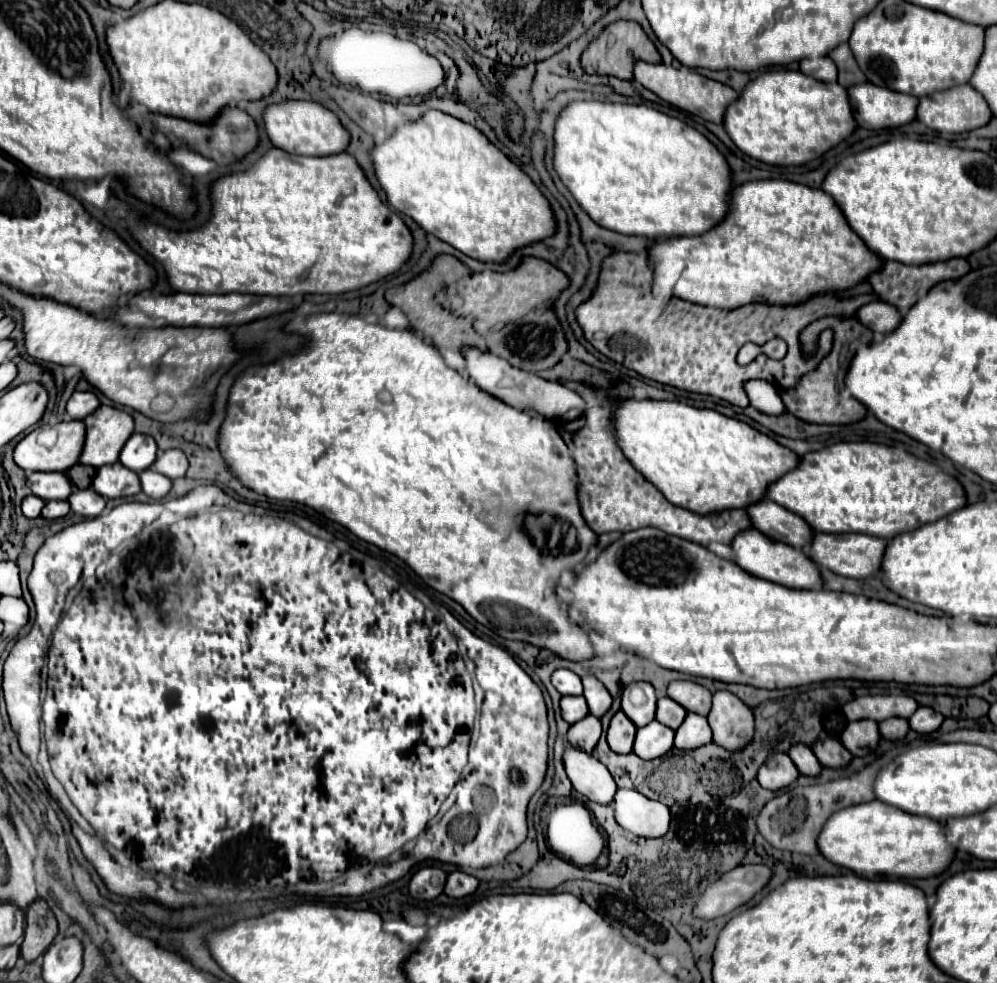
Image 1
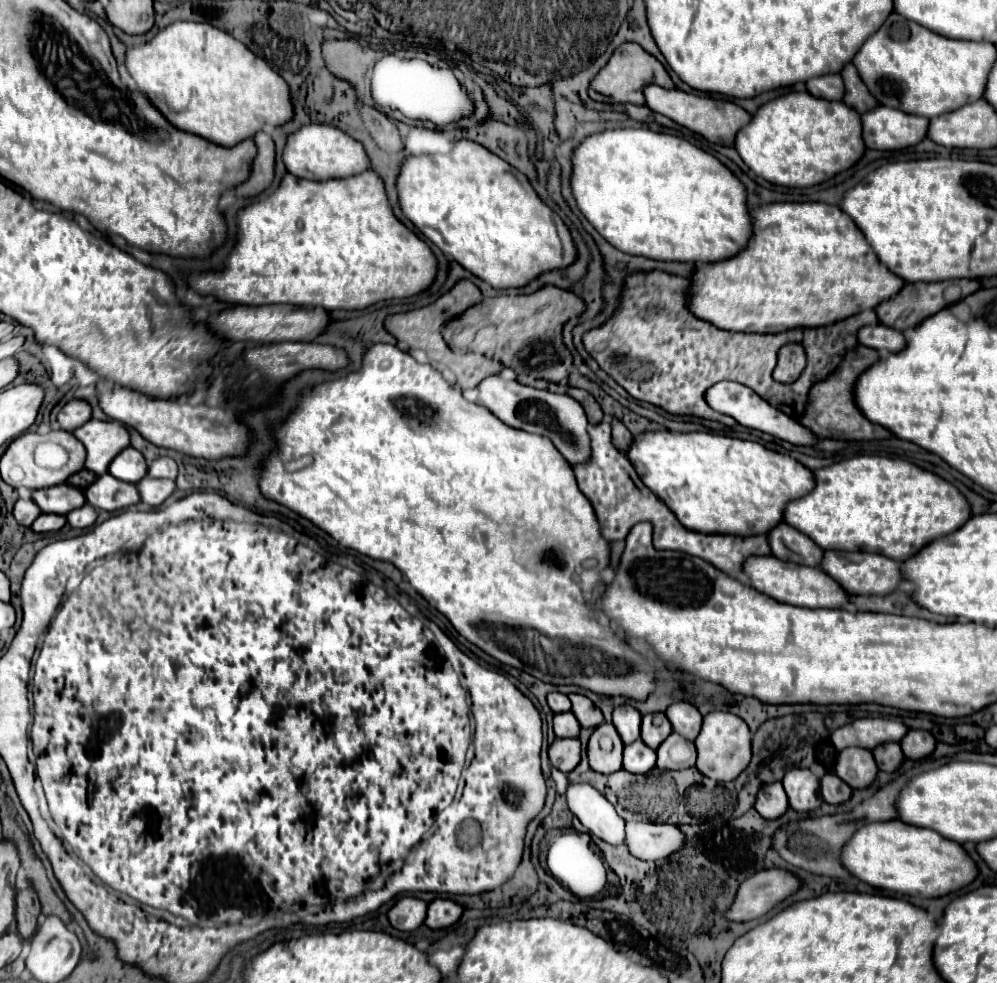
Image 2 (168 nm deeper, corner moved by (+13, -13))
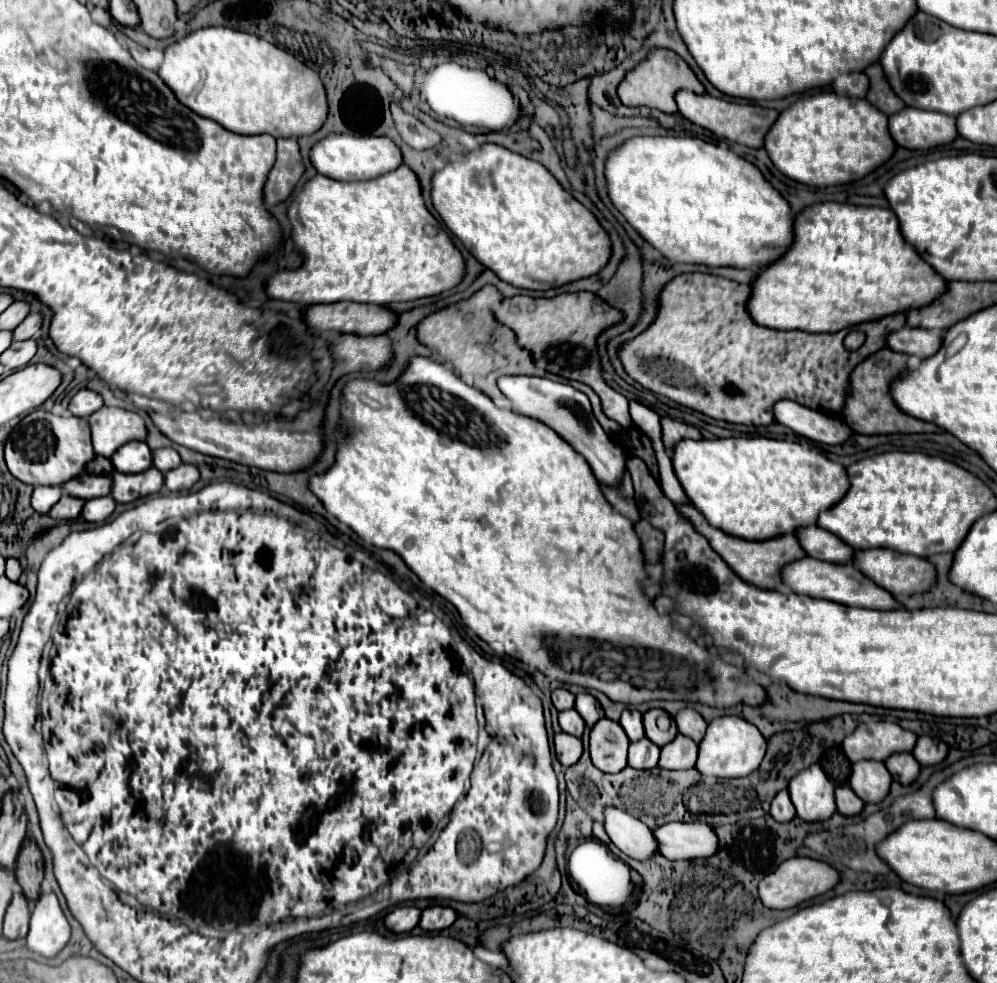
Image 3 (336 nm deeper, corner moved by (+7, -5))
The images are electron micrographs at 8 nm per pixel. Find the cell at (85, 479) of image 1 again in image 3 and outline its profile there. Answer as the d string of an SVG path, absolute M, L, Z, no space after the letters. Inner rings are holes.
M96 456L94 460L90 460L86 464L86 472L90 474L104 474L104 476L110 476L114 472L114 466L108 458L102 458L102 456Z

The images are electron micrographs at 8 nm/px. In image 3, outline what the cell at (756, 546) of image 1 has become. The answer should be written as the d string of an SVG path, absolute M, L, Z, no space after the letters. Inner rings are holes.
M800 558L790 564L786 564L780 570L782 584L786 584L792 592L804 594L810 598L824 598L832 602L842 602L844 606L860 606L860 608L874 608L874 610L892 610L896 606L896 600L890 592L884 588L876 588L876 584L870 584L866 576L862 576L854 564L834 564L834 562L822 562L816 558Z

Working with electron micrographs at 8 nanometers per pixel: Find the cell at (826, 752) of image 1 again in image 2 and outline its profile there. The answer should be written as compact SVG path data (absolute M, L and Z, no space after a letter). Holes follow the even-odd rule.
M824 774L820 780L820 788L822 788L822 798L834 806L848 802L852 796L852 788L844 784L836 774Z

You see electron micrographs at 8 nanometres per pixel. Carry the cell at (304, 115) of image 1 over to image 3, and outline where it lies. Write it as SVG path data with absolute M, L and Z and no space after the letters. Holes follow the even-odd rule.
M328 134L326 138L318 140L310 152L308 158L312 166L334 180L370 180L374 176L380 176L380 172L390 172L402 164L402 156L398 146L388 138L376 138L376 136L350 136L350 134Z

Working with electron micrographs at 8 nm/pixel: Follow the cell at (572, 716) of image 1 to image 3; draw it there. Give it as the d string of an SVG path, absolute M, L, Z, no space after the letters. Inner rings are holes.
M570 708L570 710L560 712L560 728L564 732L580 738L582 732L584 732L584 720L582 720L582 716L574 708Z

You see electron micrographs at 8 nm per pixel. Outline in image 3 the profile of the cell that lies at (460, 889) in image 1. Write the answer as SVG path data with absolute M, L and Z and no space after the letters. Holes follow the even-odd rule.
M428 906L424 912L422 912L422 918L420 918L420 926L424 930L444 930L444 928L450 928L456 920L456 910L450 908L450 906Z

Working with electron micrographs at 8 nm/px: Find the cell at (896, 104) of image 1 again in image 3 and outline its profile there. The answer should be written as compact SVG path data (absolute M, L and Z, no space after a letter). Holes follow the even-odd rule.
M910 106L888 118L888 130L898 146L910 150L928 150L956 138L954 116Z

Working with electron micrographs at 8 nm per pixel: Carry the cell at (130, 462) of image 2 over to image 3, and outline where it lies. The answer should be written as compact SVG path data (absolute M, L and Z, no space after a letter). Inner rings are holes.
M128 442L122 448L118 448L118 452L114 452L112 464L118 472L144 472L152 466L152 450L146 442Z

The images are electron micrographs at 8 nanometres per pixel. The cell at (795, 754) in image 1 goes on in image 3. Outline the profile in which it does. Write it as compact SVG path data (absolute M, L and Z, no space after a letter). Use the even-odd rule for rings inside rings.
M812 764L798 772L790 784L788 792L798 816L806 822L828 820L834 810L834 784L828 780L820 764Z

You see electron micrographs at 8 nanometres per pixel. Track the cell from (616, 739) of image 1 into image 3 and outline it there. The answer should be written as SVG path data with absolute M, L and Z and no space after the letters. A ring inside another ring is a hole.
M608 718L598 720L598 724L590 732L592 764L596 768L600 768L602 772L610 772L610 774L626 768L628 744L630 744L630 740L618 722L612 722ZM608 732L616 734L616 744L610 744L606 740Z

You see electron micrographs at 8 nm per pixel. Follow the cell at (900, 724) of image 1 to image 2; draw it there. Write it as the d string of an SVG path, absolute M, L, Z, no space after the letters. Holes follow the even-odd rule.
M880 744L874 748L872 754L874 754L878 768L888 774L896 772L900 768L900 764L904 762L904 754L902 754L900 744Z

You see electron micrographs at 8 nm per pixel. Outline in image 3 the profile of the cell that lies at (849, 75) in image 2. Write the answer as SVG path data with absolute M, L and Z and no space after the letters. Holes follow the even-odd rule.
M870 64L864 74L870 78L870 88L868 88L868 94L866 94L866 100L880 108L884 114L894 114L898 110L904 108L902 100L898 100L898 96L894 96L890 84L886 84L886 78L882 76L882 68L880 64Z

